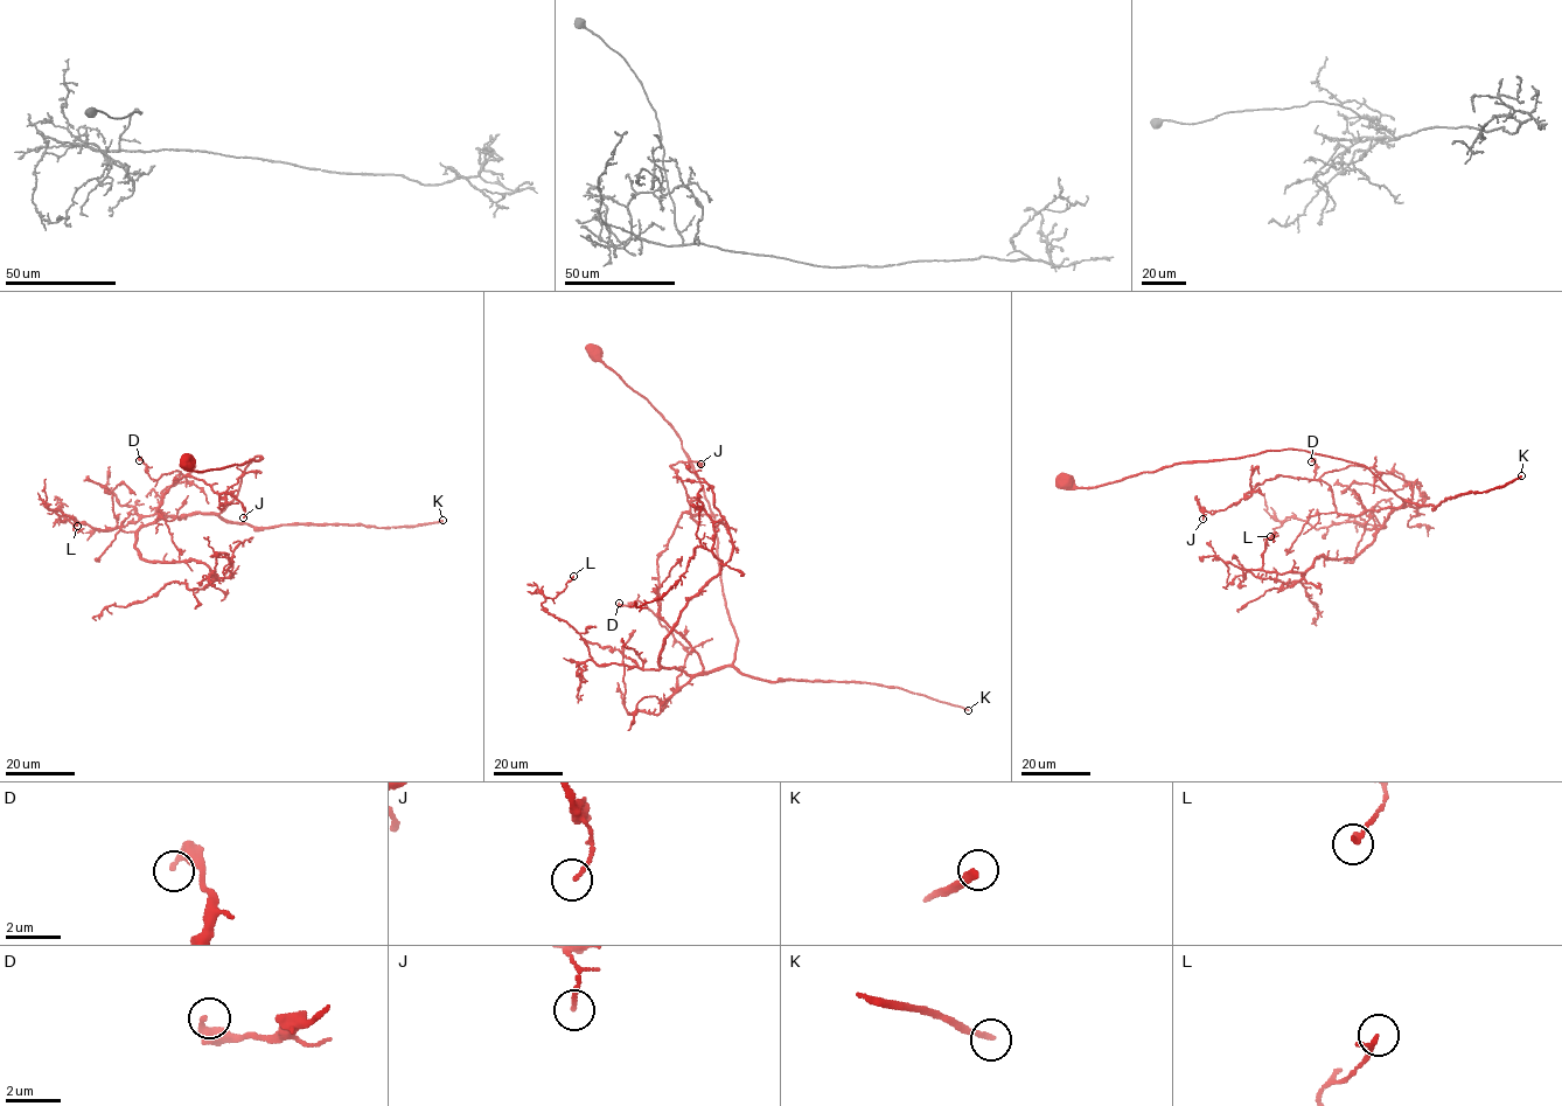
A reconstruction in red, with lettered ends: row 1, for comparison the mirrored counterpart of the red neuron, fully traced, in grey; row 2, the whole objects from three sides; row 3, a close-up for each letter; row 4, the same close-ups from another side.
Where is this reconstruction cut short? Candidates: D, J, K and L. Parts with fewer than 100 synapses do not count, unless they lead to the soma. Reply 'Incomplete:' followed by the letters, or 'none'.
Incomplete: K

